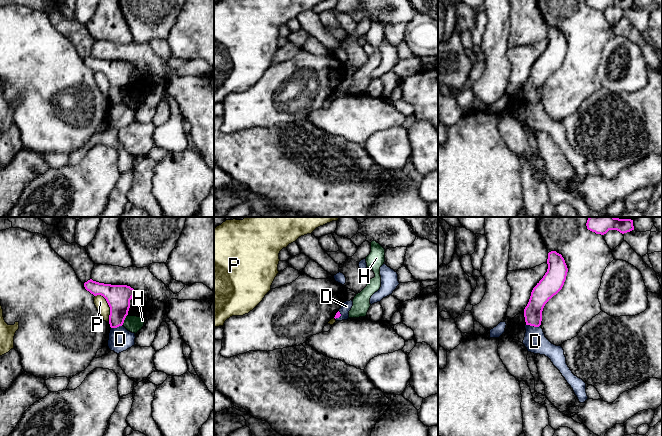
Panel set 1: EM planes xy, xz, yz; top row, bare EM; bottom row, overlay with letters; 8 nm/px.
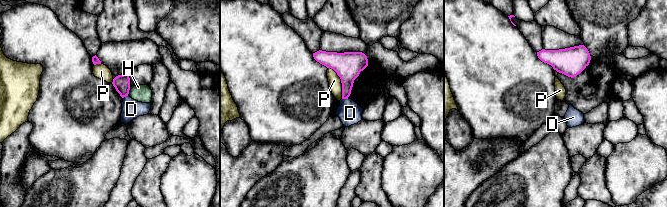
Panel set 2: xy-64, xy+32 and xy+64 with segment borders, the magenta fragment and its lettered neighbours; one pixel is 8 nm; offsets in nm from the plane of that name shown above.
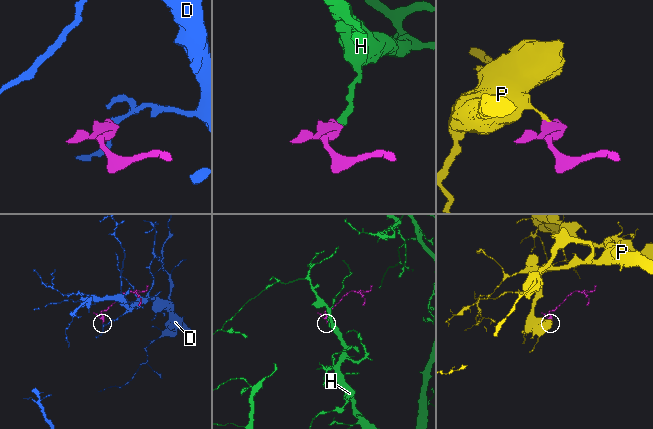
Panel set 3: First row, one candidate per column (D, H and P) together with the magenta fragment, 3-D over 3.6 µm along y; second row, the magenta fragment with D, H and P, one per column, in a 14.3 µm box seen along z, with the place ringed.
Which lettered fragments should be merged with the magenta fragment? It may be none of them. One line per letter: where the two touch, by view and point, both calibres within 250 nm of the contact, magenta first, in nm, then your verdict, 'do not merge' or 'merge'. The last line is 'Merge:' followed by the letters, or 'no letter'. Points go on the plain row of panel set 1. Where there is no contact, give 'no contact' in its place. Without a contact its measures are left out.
D: yz (533, 101) | 160/180 nm | do not merge
H: xy (124, 95) | 200/130 nm | do not merge
P: xy (109, 82) | 200/100 nm | do not merge
Merge: no letter

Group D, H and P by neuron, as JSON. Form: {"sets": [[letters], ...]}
{"sets": [["D"], ["H"], ["P"]]}

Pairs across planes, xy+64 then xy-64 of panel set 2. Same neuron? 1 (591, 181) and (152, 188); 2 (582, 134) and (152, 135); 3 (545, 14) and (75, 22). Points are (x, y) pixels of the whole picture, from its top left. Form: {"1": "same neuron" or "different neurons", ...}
{"1": "same neuron", "2": "same neuron", "3": "different neurons"}

